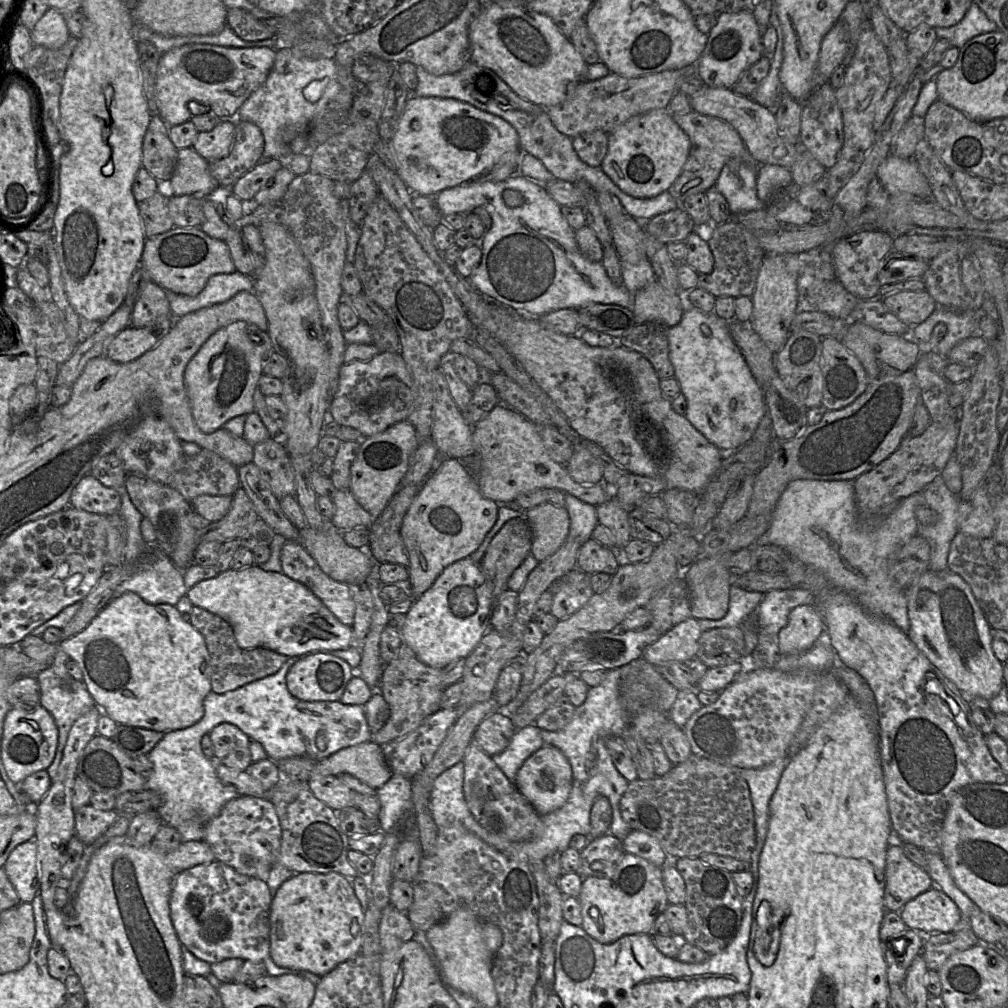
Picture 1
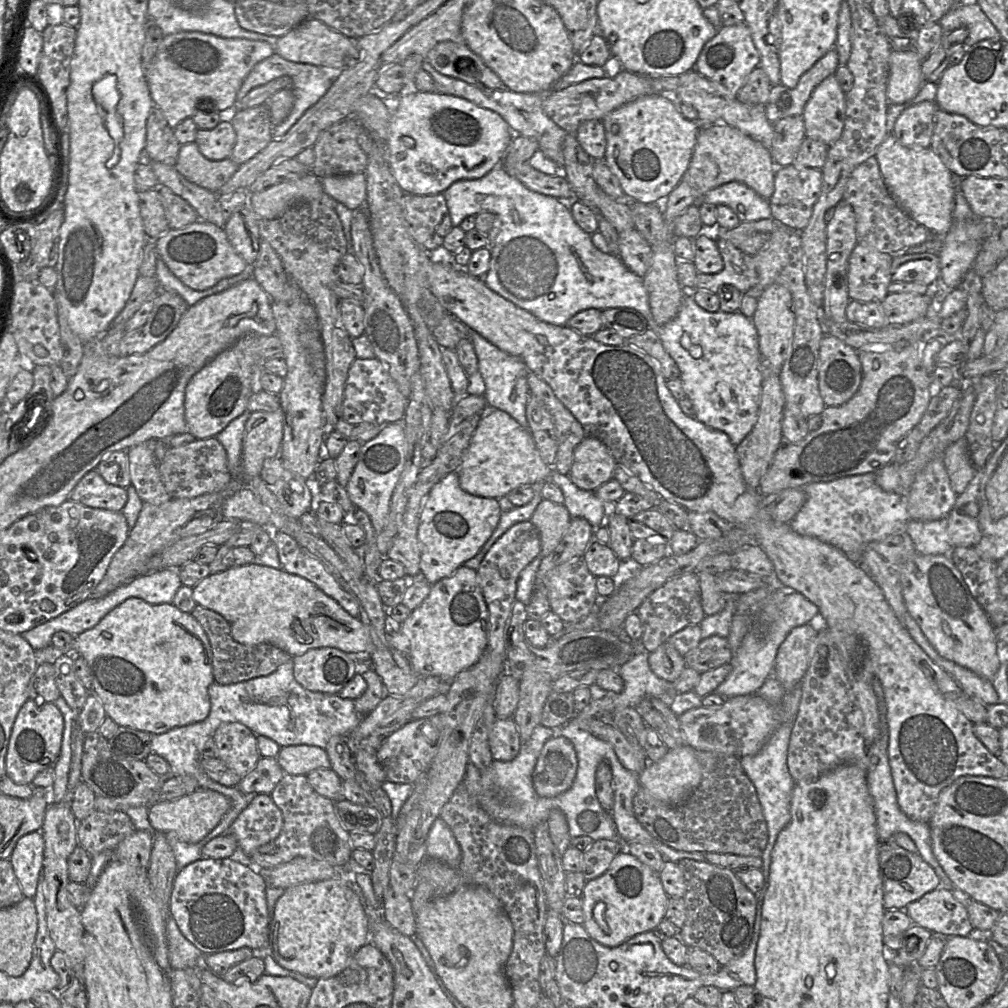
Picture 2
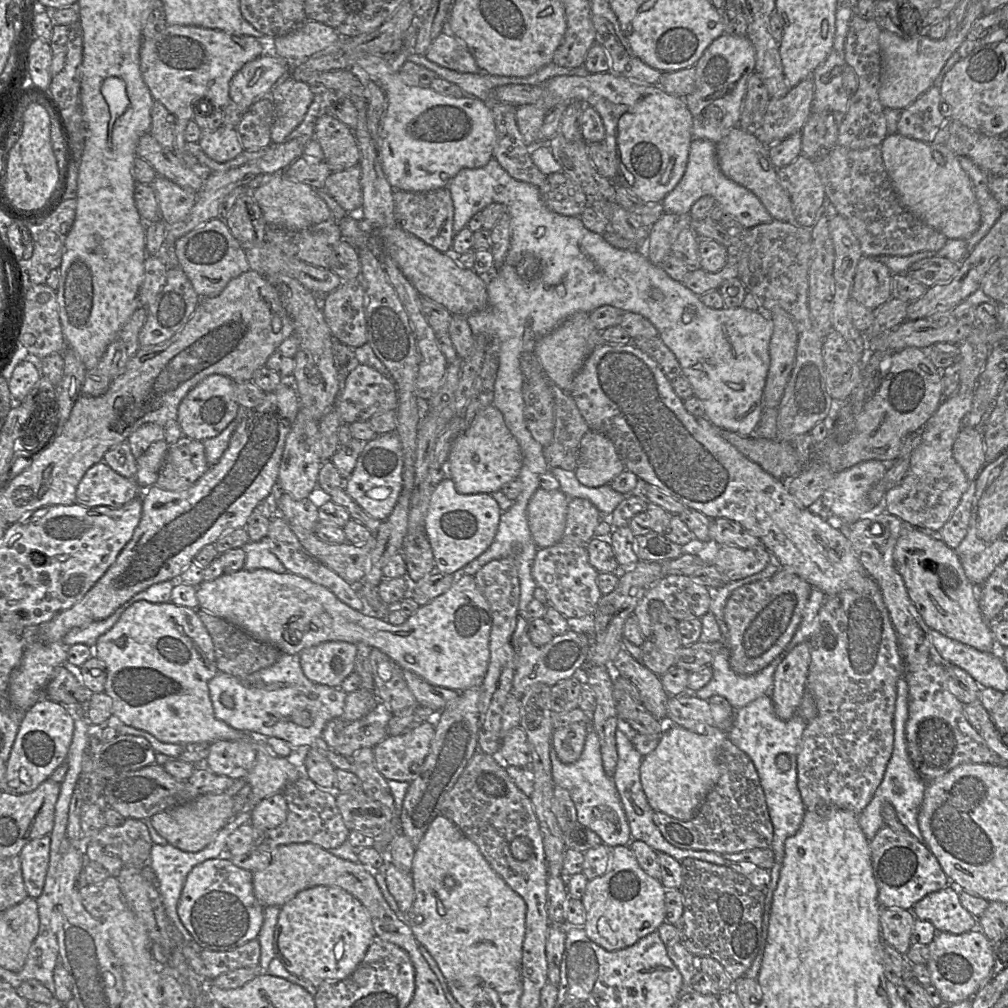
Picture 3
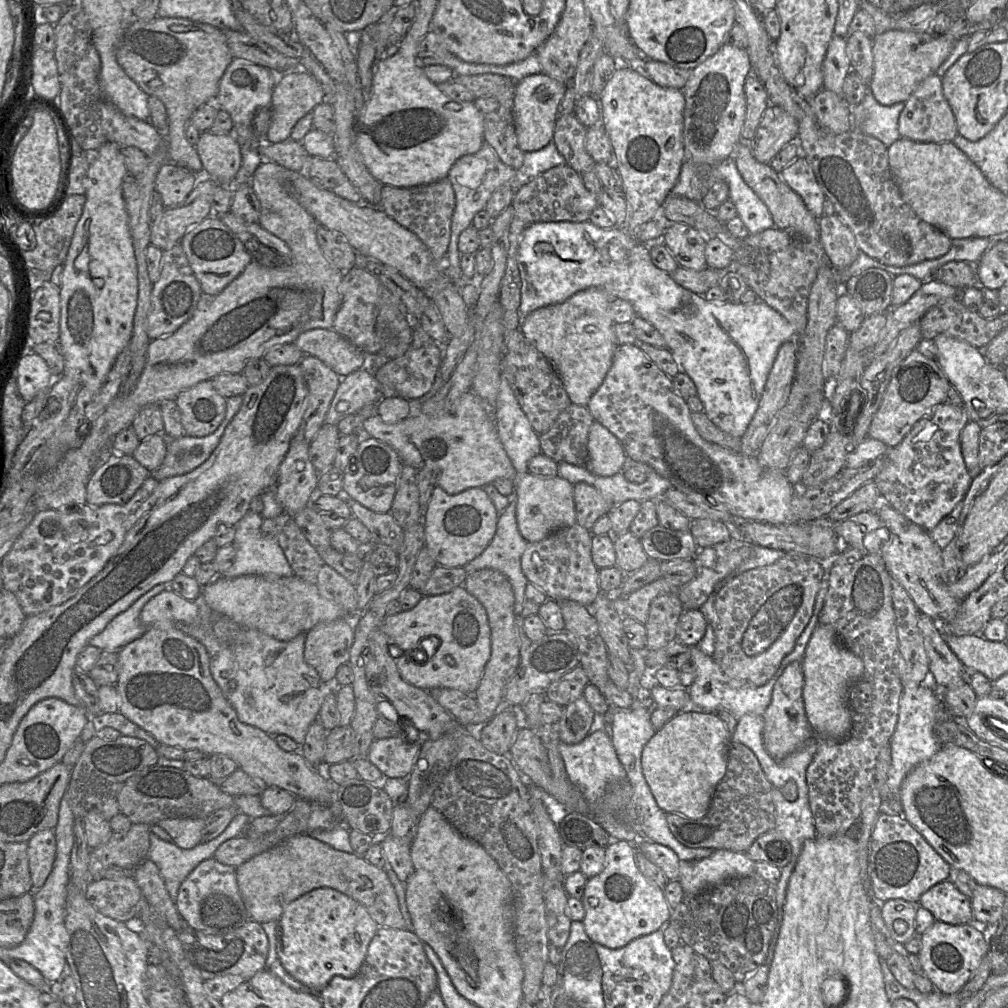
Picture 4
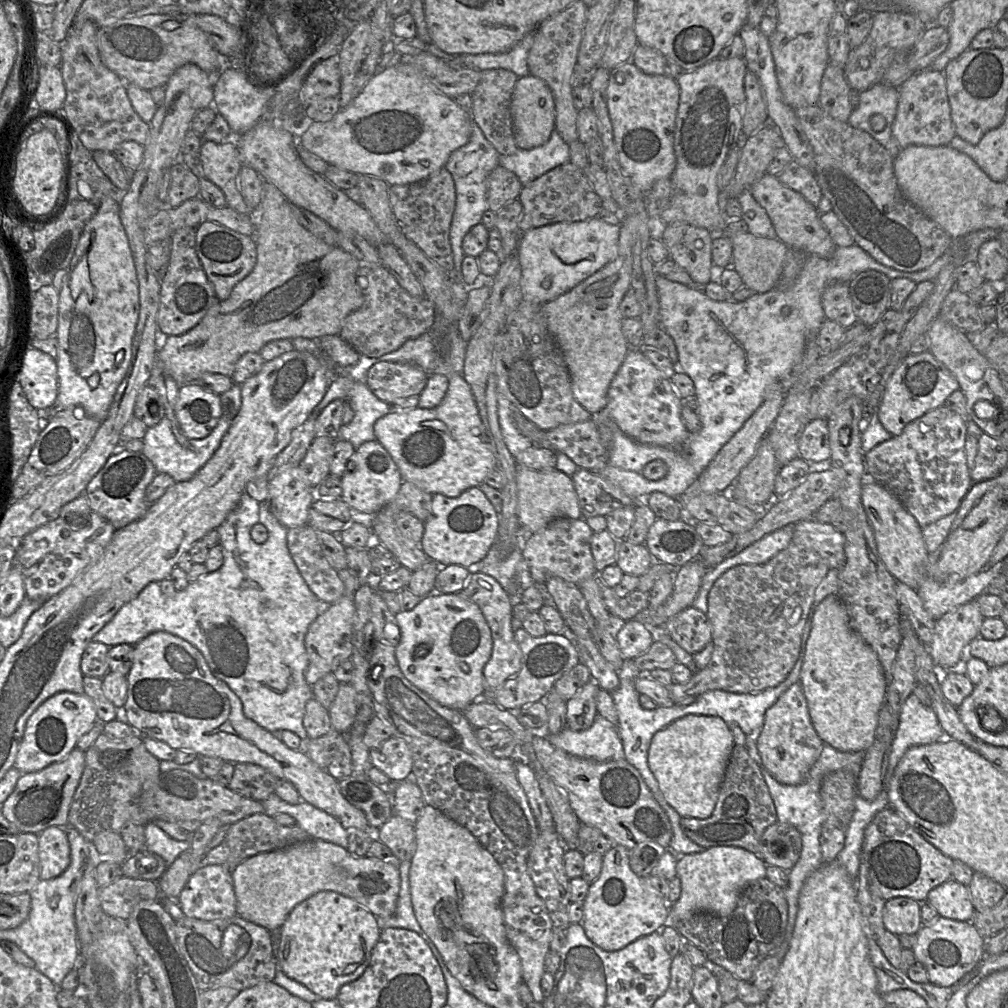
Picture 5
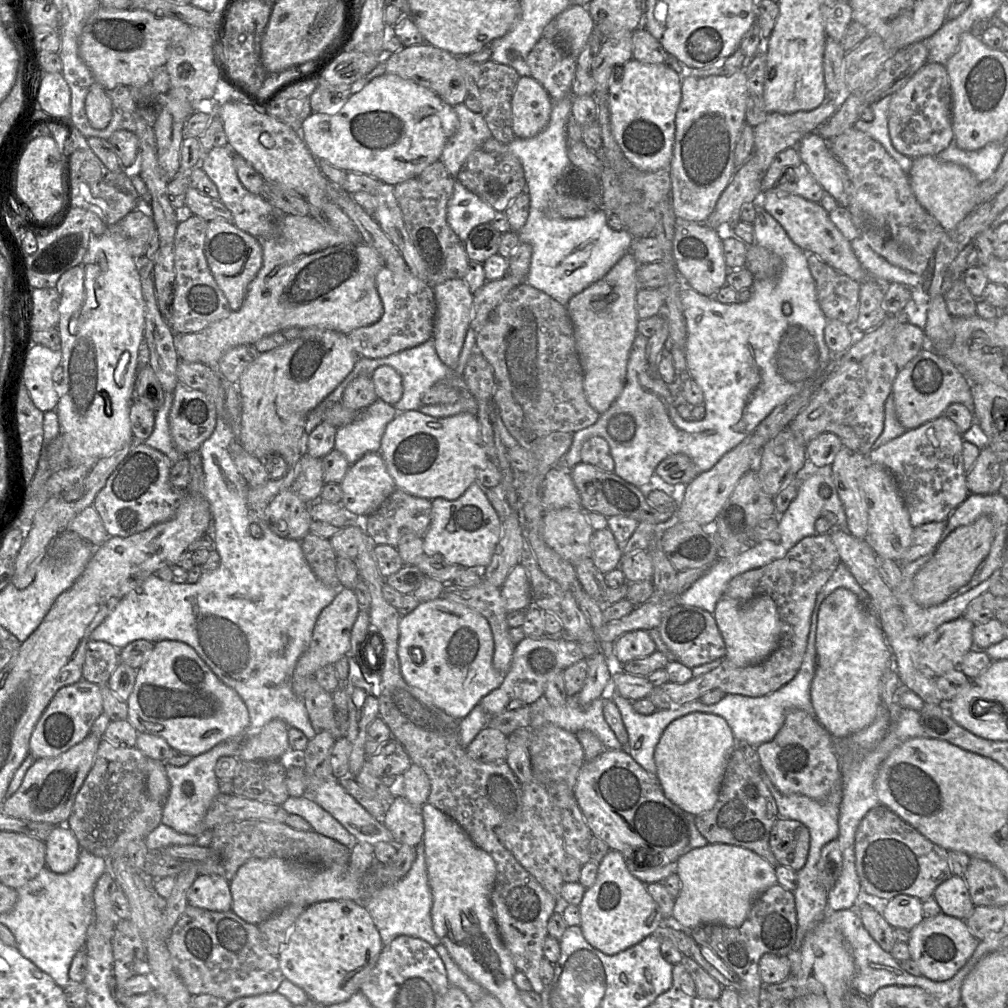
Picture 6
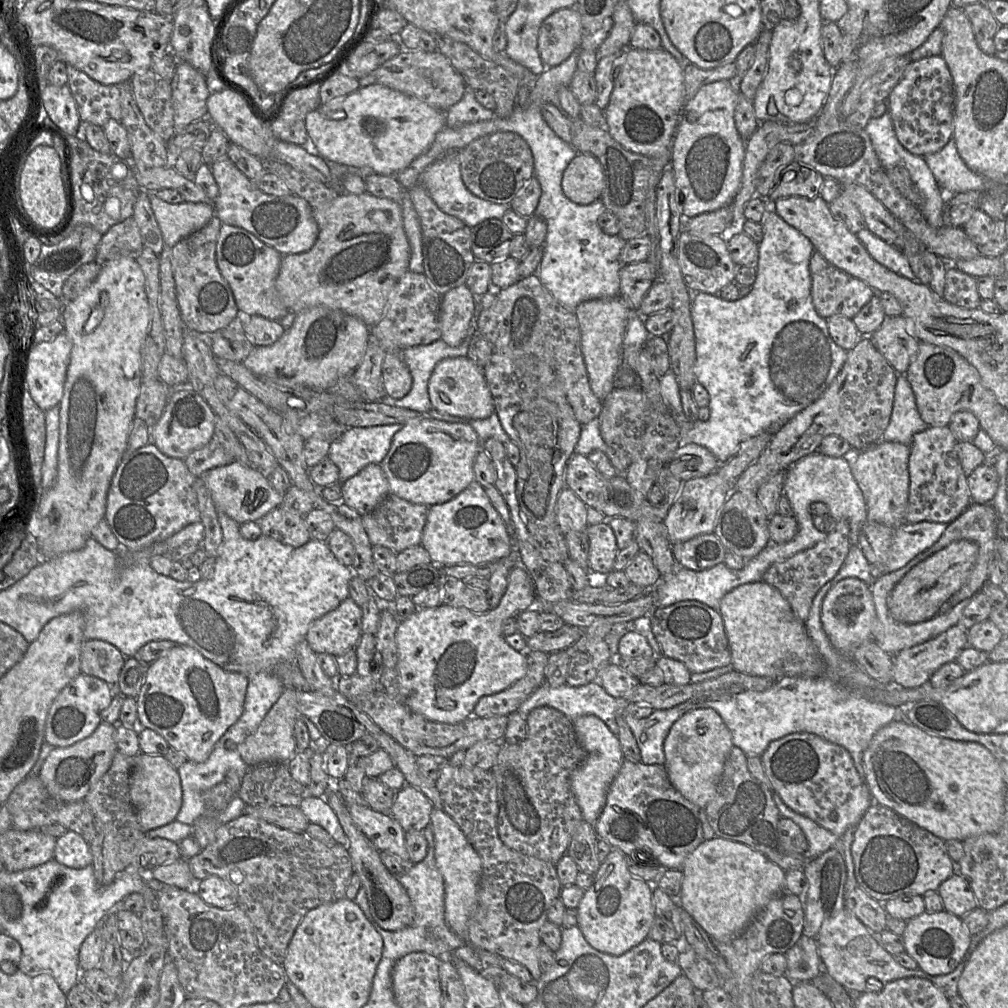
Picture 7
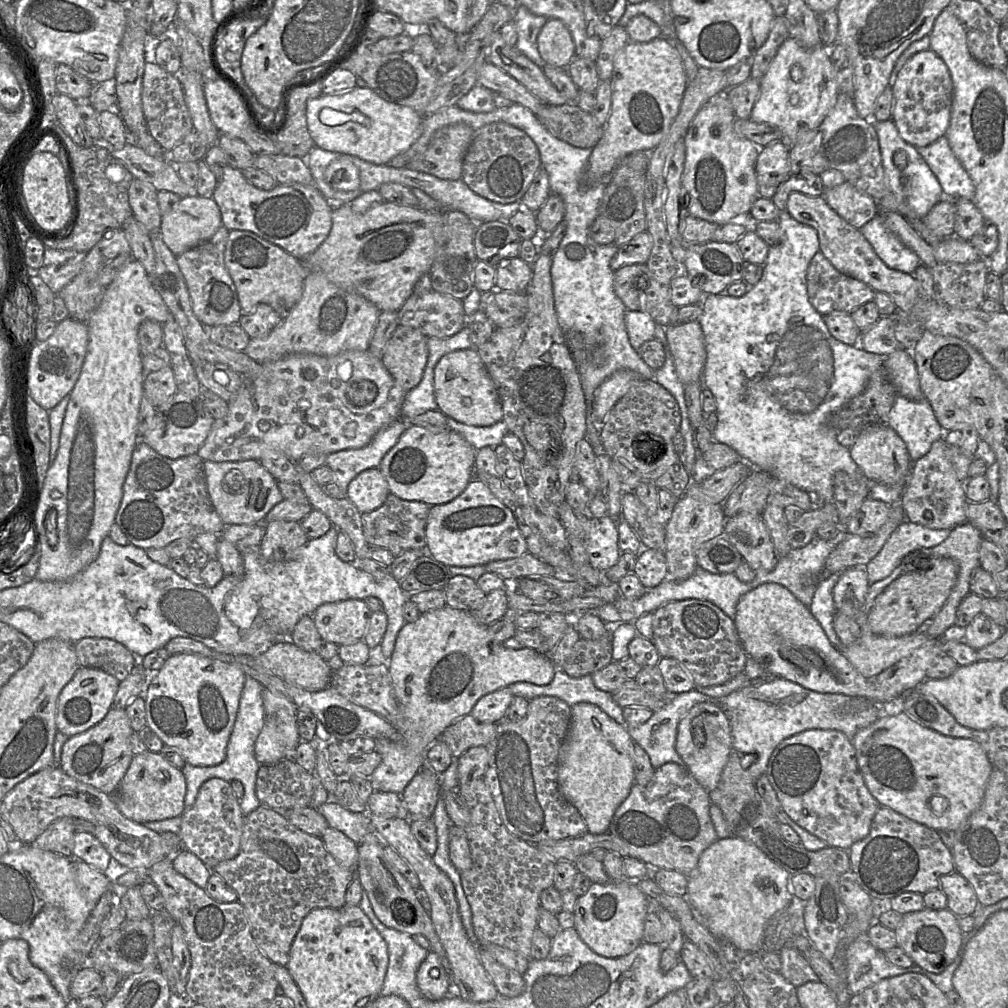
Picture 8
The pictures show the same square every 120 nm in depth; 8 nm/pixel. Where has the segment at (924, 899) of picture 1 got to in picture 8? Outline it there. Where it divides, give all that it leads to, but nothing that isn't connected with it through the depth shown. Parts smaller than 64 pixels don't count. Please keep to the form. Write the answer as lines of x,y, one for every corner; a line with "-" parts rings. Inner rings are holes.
958,872
943,875
940,887
947,897
947,909
957,917
974,915
979,901
971,884

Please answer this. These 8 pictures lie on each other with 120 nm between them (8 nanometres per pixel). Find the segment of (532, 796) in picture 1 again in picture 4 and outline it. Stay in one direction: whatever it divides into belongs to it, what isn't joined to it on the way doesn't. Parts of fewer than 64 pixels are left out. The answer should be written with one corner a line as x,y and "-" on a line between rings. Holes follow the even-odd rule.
583,696
567,705
557,723
560,741
570,745
580,743
588,736
594,717
595,712

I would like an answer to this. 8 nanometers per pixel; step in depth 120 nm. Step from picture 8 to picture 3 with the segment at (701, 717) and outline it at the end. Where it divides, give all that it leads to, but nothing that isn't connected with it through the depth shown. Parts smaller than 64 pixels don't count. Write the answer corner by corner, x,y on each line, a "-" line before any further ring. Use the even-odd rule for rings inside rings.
666,723
657,747
642,758
640,766
641,785
652,809
684,821
693,819
719,778
718,751
727,737
727,733
709,725
706,725
704,734
699,734
678,725

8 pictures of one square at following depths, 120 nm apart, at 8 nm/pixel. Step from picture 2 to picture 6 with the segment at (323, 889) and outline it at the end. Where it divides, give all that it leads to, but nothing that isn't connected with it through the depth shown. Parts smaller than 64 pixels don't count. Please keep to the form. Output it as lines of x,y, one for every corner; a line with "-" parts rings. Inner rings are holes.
328,900
307,907
295,921
279,956
284,977
324,1006
348,1000
375,966
384,947
373,919
361,902

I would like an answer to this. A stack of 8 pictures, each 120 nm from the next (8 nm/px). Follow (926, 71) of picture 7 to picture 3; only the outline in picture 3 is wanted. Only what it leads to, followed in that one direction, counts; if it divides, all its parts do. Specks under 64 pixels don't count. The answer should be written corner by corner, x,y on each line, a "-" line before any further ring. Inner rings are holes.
931,86
899,114
897,133
929,145
945,144
950,117
942,105
940,88

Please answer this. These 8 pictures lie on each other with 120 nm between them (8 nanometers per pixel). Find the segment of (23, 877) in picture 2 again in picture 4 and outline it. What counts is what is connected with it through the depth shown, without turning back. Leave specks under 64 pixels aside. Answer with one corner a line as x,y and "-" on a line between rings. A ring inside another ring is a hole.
54,829
35,833
27,841
27,856
33,889
39,889
49,876
56,857

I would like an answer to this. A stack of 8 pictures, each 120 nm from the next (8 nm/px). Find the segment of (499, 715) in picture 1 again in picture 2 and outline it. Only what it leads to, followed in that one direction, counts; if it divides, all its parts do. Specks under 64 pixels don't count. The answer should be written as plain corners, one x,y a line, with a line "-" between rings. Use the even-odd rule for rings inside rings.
497,718
489,733
489,746
494,760
511,761
516,758
521,738
513,718

